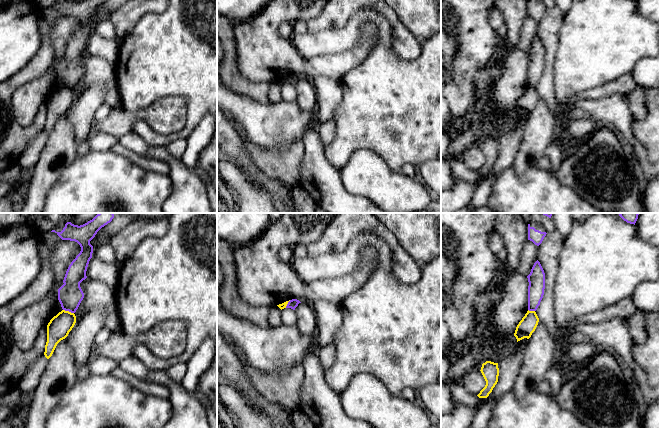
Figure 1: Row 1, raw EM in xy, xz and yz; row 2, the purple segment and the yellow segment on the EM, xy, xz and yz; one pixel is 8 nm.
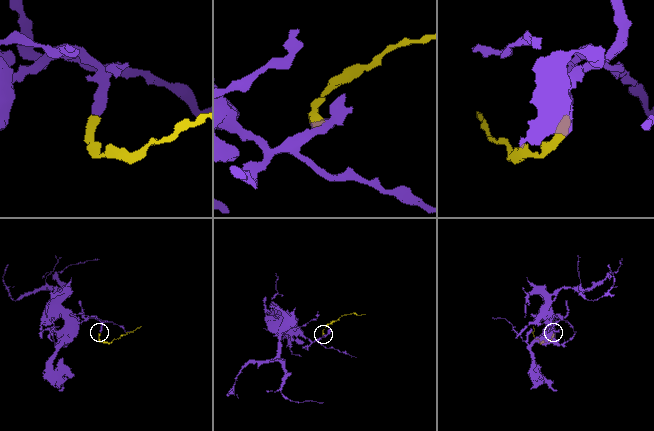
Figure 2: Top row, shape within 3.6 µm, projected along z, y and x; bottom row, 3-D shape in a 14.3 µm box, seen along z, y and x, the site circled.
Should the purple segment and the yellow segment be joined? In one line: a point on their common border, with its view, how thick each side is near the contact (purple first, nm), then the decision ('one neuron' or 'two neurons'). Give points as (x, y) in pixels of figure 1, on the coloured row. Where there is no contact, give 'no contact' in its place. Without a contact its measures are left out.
meets purple in xy at (68, 310); 200 nm thick on the purple side, 180 nm on the other; two neurons

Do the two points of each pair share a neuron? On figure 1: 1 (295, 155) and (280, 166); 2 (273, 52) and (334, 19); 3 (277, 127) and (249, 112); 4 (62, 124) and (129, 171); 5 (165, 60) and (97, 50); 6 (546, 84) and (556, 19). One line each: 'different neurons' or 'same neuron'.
1: same neuron
2: different neurons
3: same neuron
4: different neurons
5: different neurons
6: same neuron

